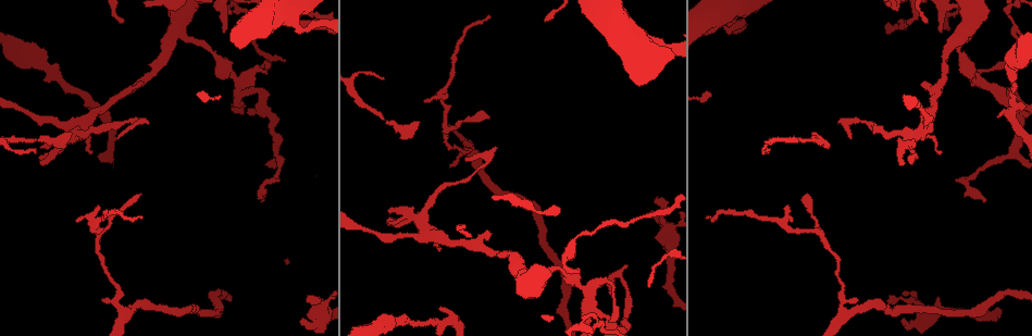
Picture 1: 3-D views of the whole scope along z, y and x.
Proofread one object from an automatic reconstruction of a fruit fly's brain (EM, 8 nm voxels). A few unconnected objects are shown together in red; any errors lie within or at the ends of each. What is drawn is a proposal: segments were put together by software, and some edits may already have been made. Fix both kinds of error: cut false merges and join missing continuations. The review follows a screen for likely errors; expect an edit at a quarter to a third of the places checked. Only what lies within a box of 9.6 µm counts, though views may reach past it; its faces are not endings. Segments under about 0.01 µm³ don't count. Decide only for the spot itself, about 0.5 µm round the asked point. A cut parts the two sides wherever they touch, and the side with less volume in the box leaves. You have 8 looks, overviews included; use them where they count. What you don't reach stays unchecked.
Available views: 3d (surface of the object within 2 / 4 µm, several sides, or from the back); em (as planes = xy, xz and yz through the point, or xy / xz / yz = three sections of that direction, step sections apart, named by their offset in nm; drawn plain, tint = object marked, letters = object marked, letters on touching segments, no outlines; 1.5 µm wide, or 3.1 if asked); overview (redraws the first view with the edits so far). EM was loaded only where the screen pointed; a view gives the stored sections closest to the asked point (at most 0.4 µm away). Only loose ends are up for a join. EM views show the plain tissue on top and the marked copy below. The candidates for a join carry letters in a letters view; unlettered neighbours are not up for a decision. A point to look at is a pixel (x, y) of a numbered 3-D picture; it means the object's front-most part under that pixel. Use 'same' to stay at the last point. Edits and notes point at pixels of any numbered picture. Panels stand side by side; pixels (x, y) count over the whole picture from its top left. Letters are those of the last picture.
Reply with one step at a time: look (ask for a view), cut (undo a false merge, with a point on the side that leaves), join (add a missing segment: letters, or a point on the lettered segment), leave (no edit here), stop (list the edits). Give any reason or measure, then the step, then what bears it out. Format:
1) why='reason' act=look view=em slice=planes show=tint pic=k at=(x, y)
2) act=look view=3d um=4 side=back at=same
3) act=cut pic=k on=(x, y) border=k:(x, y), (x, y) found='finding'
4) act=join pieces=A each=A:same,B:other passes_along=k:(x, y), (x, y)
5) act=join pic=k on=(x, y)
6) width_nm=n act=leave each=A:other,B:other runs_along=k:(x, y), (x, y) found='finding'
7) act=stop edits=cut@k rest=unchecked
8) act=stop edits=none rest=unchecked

why='branch stops here' act=look view=em slice=xz step=8 show=tint pic=1 at=(148, 121)

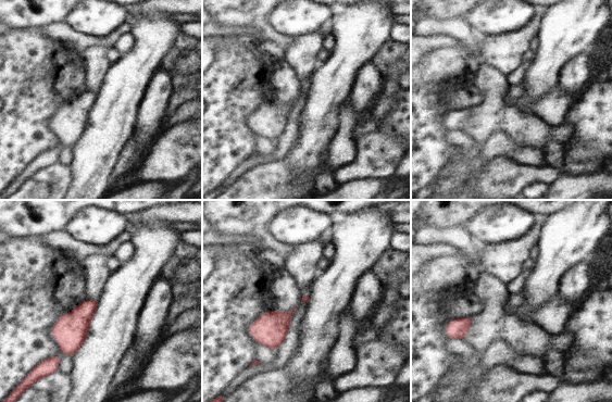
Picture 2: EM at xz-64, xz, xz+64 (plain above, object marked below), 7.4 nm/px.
why='cut it another way' act=look view=em slice=planes show=letters at=same

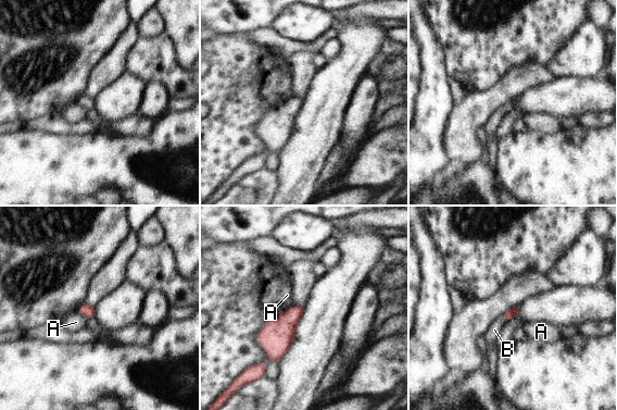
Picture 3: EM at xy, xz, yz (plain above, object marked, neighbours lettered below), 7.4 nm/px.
act=join pieces=B each=A:other,B:same passes_along=3:(513, 312), (504, 320), (494, 330) found='it goes on there'

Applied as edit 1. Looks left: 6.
act=look view=3d um=2 side=back pic=1 at=(842, 284)

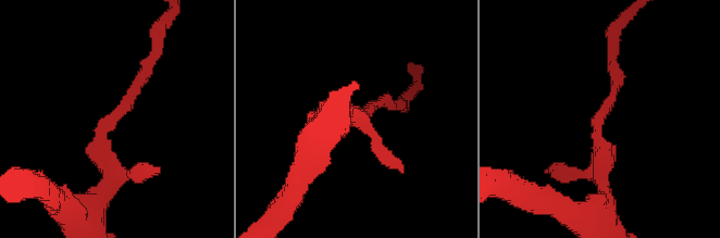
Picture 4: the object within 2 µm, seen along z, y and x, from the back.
why='now the EM' act=look view=em slice=xz step=8 show=tint pic=4 at=(113, 117)

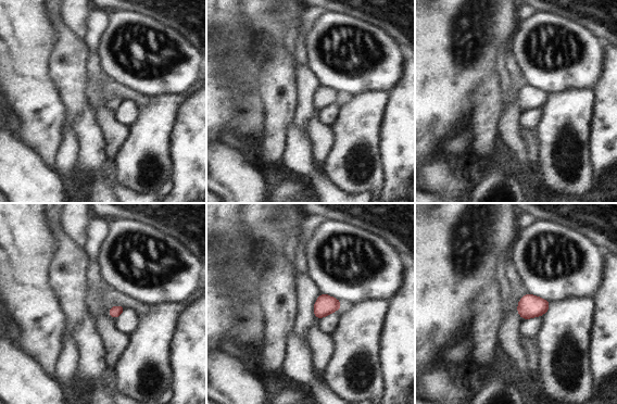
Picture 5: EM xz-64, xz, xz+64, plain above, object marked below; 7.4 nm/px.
act=look view=em slice=planes show=letters at=same

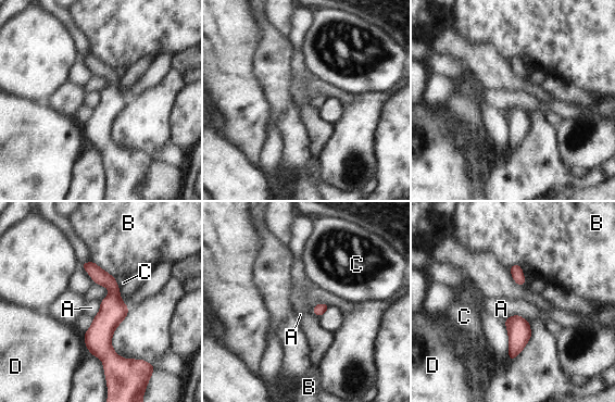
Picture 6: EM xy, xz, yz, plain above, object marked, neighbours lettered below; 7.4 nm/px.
width_nm=90 act=leave each=A:other,B:other,C:other,D:other border=6:(91, 261), (115, 277) found='continuous, no second neuron'

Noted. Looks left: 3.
why='branch stops here' act=look view=3d um=4 side=back pic=1 at=(650, 211)

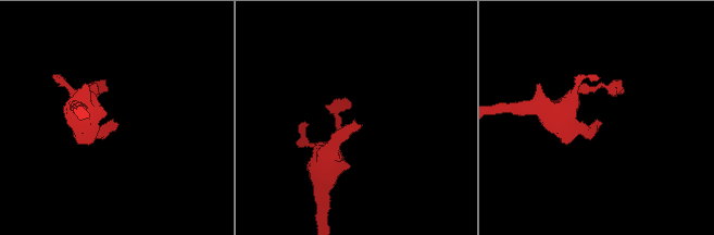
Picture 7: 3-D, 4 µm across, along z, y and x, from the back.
act=look view=em slice=xz step=4 show=letters pic=7 at=(595, 124)

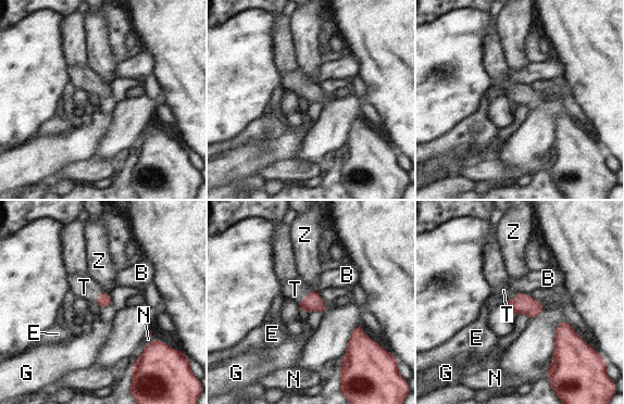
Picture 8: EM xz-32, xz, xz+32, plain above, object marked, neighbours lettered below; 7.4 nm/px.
act=look view=em slice=planes show=letters at=same

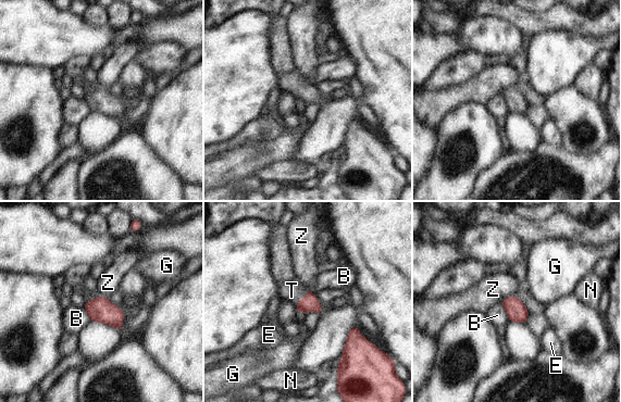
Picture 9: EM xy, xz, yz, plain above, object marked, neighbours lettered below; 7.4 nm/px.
width_nm=120 act=join pieces=T each=B:other,E:other,G:other,N:other,T:same,Z:other passes_along=9:(309, 303), (302, 299), (292, 290) found='the neuron continues'

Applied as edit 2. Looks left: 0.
act=stop edits=join@3,join@9 rest=unchecked

